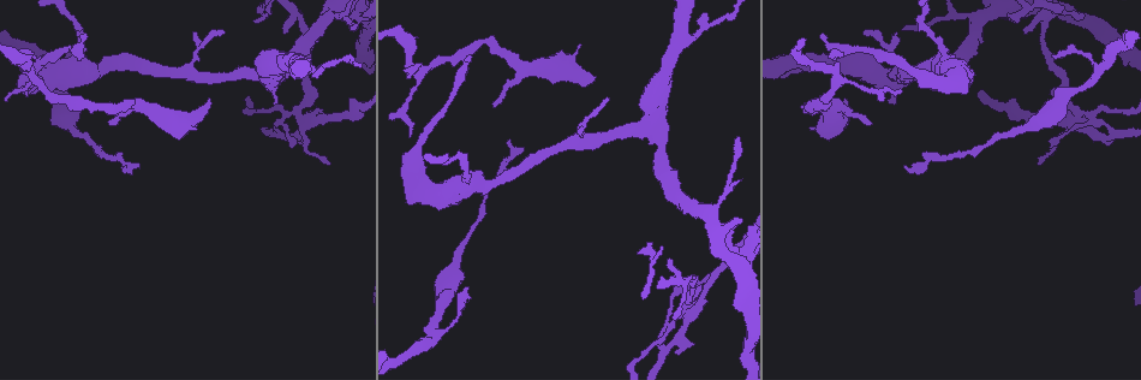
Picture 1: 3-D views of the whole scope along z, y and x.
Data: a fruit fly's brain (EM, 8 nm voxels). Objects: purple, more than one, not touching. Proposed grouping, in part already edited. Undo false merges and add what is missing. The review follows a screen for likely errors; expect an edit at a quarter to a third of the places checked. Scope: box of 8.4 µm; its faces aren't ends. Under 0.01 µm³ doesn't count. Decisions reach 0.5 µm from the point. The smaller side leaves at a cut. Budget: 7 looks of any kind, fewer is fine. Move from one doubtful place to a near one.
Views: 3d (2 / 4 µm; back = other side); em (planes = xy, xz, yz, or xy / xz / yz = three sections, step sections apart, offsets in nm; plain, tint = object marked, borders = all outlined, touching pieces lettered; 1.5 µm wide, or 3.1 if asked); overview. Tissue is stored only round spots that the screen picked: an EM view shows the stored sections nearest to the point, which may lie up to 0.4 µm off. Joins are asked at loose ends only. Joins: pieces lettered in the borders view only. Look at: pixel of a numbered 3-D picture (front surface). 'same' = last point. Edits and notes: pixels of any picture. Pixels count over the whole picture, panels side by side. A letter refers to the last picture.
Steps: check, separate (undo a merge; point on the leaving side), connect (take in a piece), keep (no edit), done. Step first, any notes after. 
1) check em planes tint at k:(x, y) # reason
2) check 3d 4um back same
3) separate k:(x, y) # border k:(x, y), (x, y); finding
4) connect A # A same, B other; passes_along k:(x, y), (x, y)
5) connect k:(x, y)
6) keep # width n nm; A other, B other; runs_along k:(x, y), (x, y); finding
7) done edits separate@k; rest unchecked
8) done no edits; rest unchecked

check 3d 2um back at 1:(643, 129) # abrupt turn

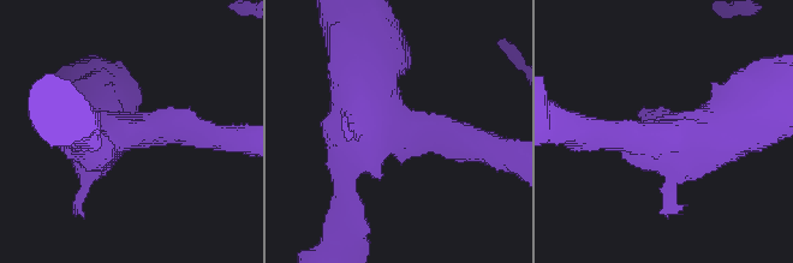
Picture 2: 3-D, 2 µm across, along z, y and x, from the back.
check em planes plain at 2:(666, 130) # arms 3; arm_widths 220, 220, 460 nm

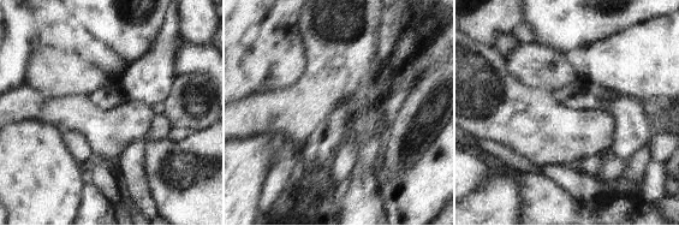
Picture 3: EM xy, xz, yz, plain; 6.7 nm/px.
check em planes borders same # what lies round it

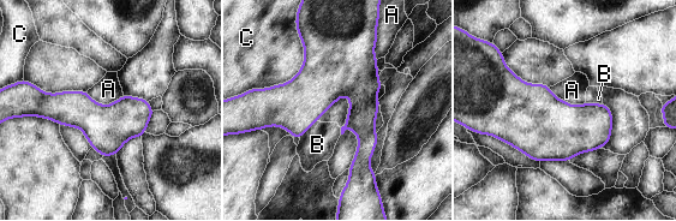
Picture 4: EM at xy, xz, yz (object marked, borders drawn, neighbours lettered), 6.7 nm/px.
keep # A other, B other, C other; border 4:(350, 96), (339, 97), (316, 120); one neuron here

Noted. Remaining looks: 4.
check em planes tint at 1:(683, 40) # small branch off a trunk

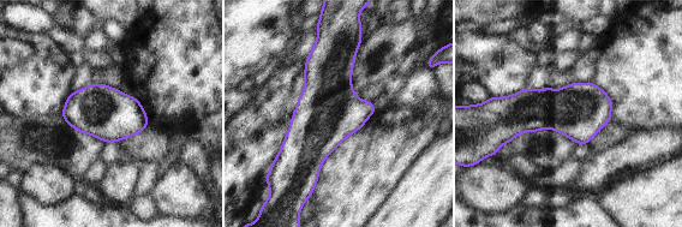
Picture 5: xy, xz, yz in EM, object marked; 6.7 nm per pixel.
check em planes borders same # see the neighbours

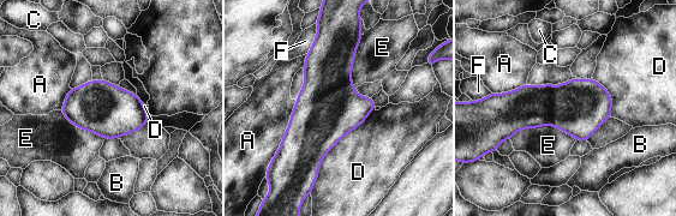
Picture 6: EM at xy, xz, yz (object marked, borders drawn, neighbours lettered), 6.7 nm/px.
keep # A other, B other, C other, D other, E other, F other; border 6:(510, 137), (551, 125), (575, 139); one neuron here

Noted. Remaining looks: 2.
check 3d 4um at 1:(903, 167) # free end

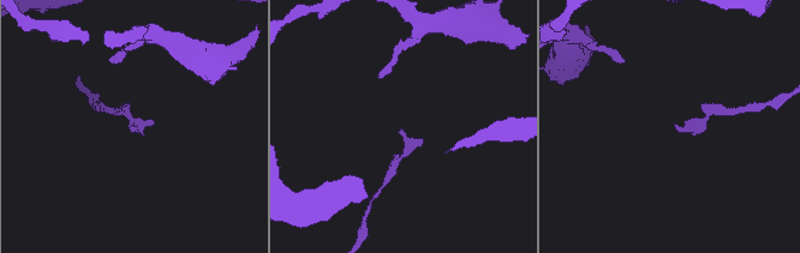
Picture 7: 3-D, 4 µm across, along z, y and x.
check em planes borders at 7:(130, 129)

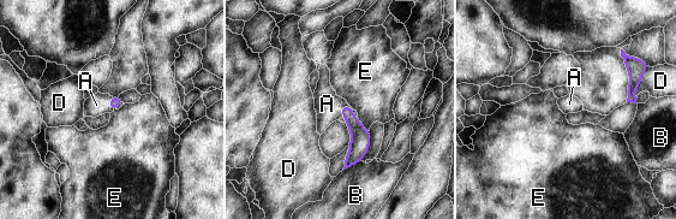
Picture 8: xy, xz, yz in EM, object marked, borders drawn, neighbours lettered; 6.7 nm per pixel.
connect A # longest_contact D 200 nm; A same, B other, D other, E other; passes_along 8:(360, 136), (348, 107), (327, 104); the neuron continues

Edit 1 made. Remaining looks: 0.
done edits connect@8; rest unchecked

